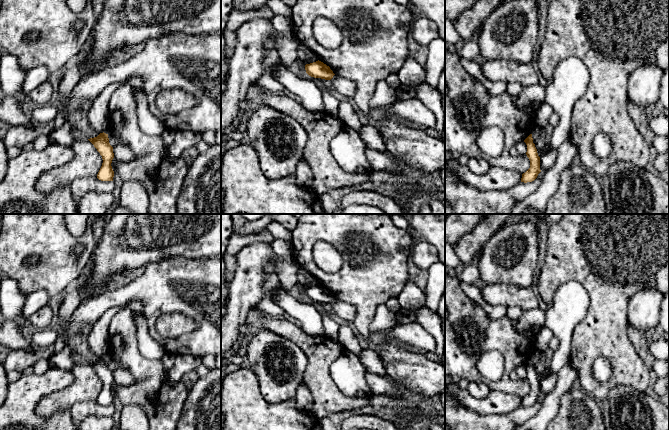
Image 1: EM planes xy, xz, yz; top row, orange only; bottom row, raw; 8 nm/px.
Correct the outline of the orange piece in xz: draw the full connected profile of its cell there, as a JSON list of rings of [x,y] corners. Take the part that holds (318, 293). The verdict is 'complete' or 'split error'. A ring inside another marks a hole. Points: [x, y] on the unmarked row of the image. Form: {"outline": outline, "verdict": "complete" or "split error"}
{"outline": [[[319,284],[297,291],[297,297],[299,299],[307,297],[311,301],[321,302],[325,304],[331,304],[335,299],[329,290]]], "verdict": "split error"}

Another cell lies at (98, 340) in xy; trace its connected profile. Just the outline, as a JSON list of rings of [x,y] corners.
[[[118,306],[108,309],[92,326],[88,336],[88,345],[91,351],[103,357],[109,351],[109,326],[113,317],[127,306]]]

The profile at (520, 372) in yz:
[[[520,365],[511,372],[511,374],[509,375],[509,378],[513,381],[518,381],[526,378],[526,376],[527,376],[526,367],[524,365]]]

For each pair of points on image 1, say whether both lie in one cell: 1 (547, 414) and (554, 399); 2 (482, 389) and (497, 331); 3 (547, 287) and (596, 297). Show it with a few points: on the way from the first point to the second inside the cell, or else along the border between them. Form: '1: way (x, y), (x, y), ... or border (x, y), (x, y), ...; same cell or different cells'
1: way (549, 410), (550, 403); same cell
2: border (469, 381), (480, 381), (490, 390); different cells
3: way (561, 275), (580, 275), (588, 283); same cell

